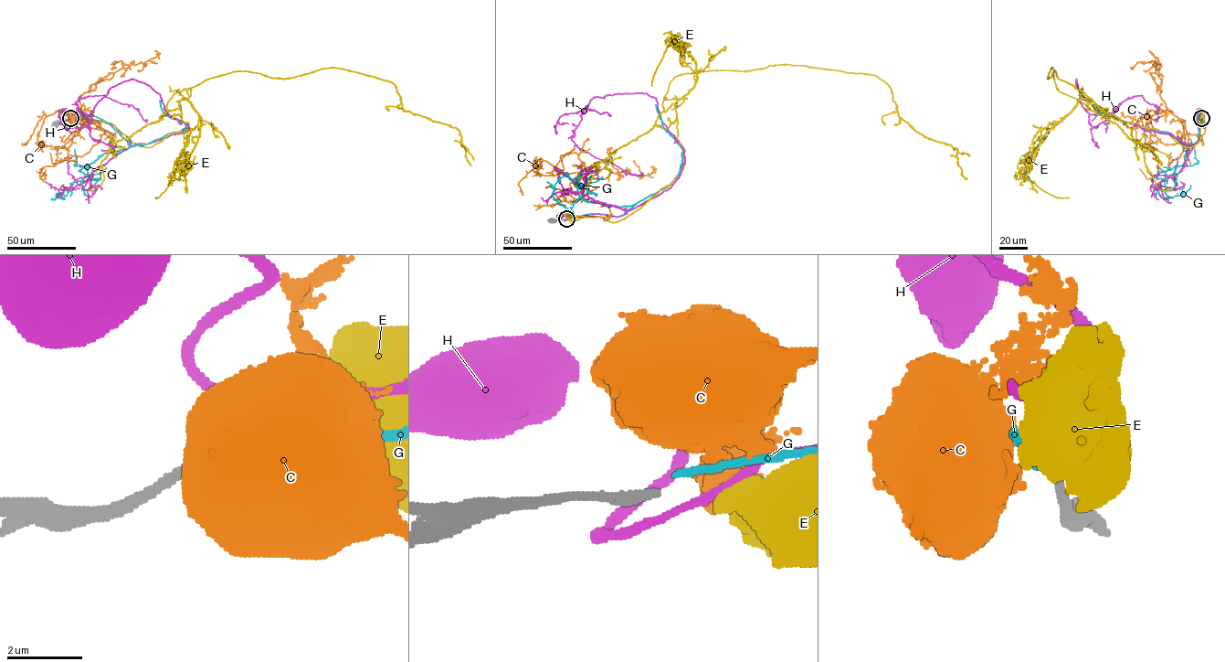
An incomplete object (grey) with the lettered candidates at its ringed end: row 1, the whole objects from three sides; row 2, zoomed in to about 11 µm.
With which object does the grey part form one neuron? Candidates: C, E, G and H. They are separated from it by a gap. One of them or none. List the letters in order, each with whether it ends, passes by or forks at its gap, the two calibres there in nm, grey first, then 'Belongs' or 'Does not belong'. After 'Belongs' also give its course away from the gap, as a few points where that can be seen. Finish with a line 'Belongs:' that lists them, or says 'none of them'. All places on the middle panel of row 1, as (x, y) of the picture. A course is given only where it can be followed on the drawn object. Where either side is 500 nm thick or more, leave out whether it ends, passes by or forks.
C: Thickness 240 nm (grey) against 850 nm. Does not belong
E: Thickness 240 nm (grey) against 700 nm. Does not belong
G: It ends there. Thickness 240 nm (grey) against 180 nm. Does not belong
H: It passes by. Thickness 240 nm (grey) against 240 nm. Does not belong
Belongs: none of them

